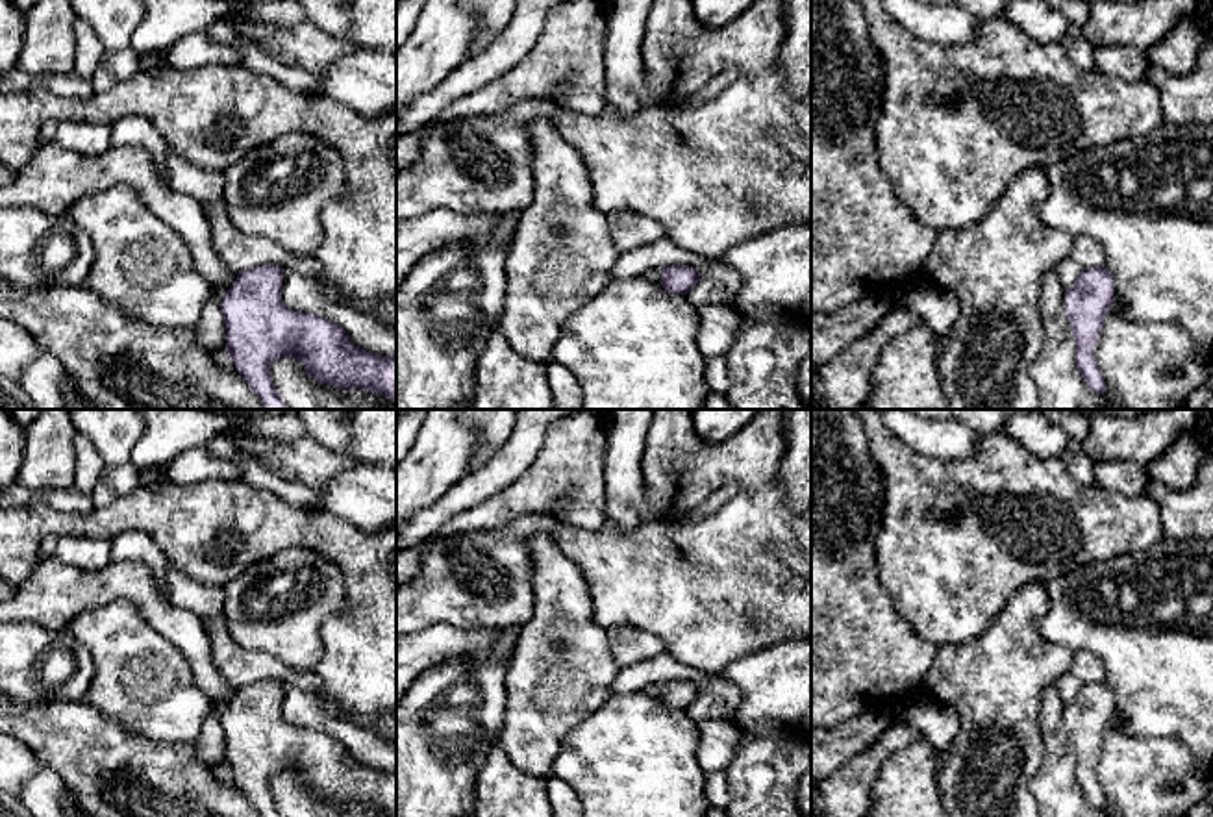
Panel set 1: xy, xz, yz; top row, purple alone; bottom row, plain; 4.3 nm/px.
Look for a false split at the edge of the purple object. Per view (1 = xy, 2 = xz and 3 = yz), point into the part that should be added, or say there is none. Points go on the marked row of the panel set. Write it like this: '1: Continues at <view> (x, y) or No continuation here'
1: No continuation here
2: No continuation here
3: No continuation here

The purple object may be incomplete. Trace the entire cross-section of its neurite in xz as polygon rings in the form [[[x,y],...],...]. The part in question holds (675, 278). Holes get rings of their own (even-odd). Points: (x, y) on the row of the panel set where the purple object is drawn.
[[[669,265],[661,272],[661,287],[669,293],[687,295],[700,280],[700,272],[689,265]]]

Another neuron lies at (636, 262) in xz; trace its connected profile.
[[[665,237],[659,243],[643,248],[620,252],[613,269],[613,278],[624,280],[643,276],[652,267],[669,267],[669,265],[689,265],[700,274],[704,274],[711,267],[711,259],[687,252]]]

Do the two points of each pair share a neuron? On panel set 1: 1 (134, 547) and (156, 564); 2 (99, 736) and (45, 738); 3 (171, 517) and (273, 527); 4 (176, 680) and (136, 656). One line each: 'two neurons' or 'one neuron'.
1: one neuron
2: one neuron
3: one neuron
4: one neuron

